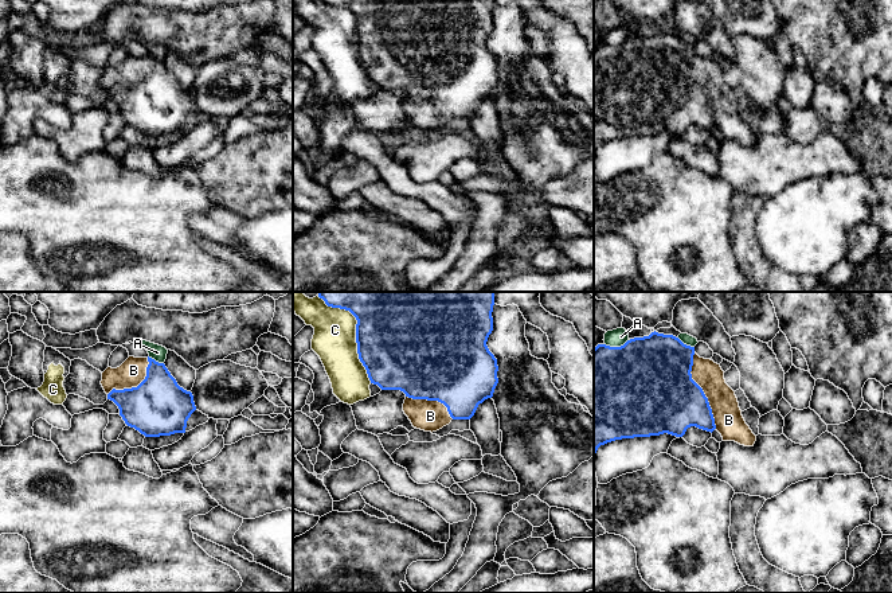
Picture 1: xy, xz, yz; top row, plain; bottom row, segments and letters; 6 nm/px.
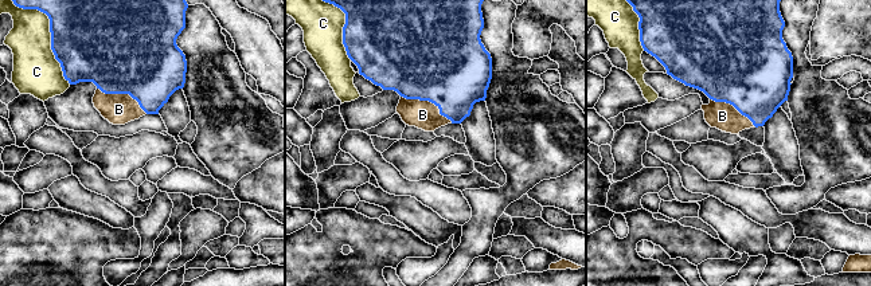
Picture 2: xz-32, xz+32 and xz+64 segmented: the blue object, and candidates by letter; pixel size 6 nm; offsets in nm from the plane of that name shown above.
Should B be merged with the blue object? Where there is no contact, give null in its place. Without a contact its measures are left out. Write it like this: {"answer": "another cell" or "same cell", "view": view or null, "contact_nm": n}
{"answer": "same cell", "view": "yz", "contact_nm": 480}

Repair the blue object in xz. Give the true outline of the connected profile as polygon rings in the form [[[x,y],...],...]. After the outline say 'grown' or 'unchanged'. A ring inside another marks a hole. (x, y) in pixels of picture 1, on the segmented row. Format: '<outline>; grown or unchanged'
[[[318,292],[318,297],[322,299],[328,307],[349,311],[356,317],[357,354],[367,370],[371,383],[377,385],[382,390],[400,390],[406,394],[403,411],[414,428],[433,433],[449,425],[453,420],[470,420],[478,405],[493,397],[498,383],[498,366],[486,342],[493,331],[492,312],[494,292]]]; grown

